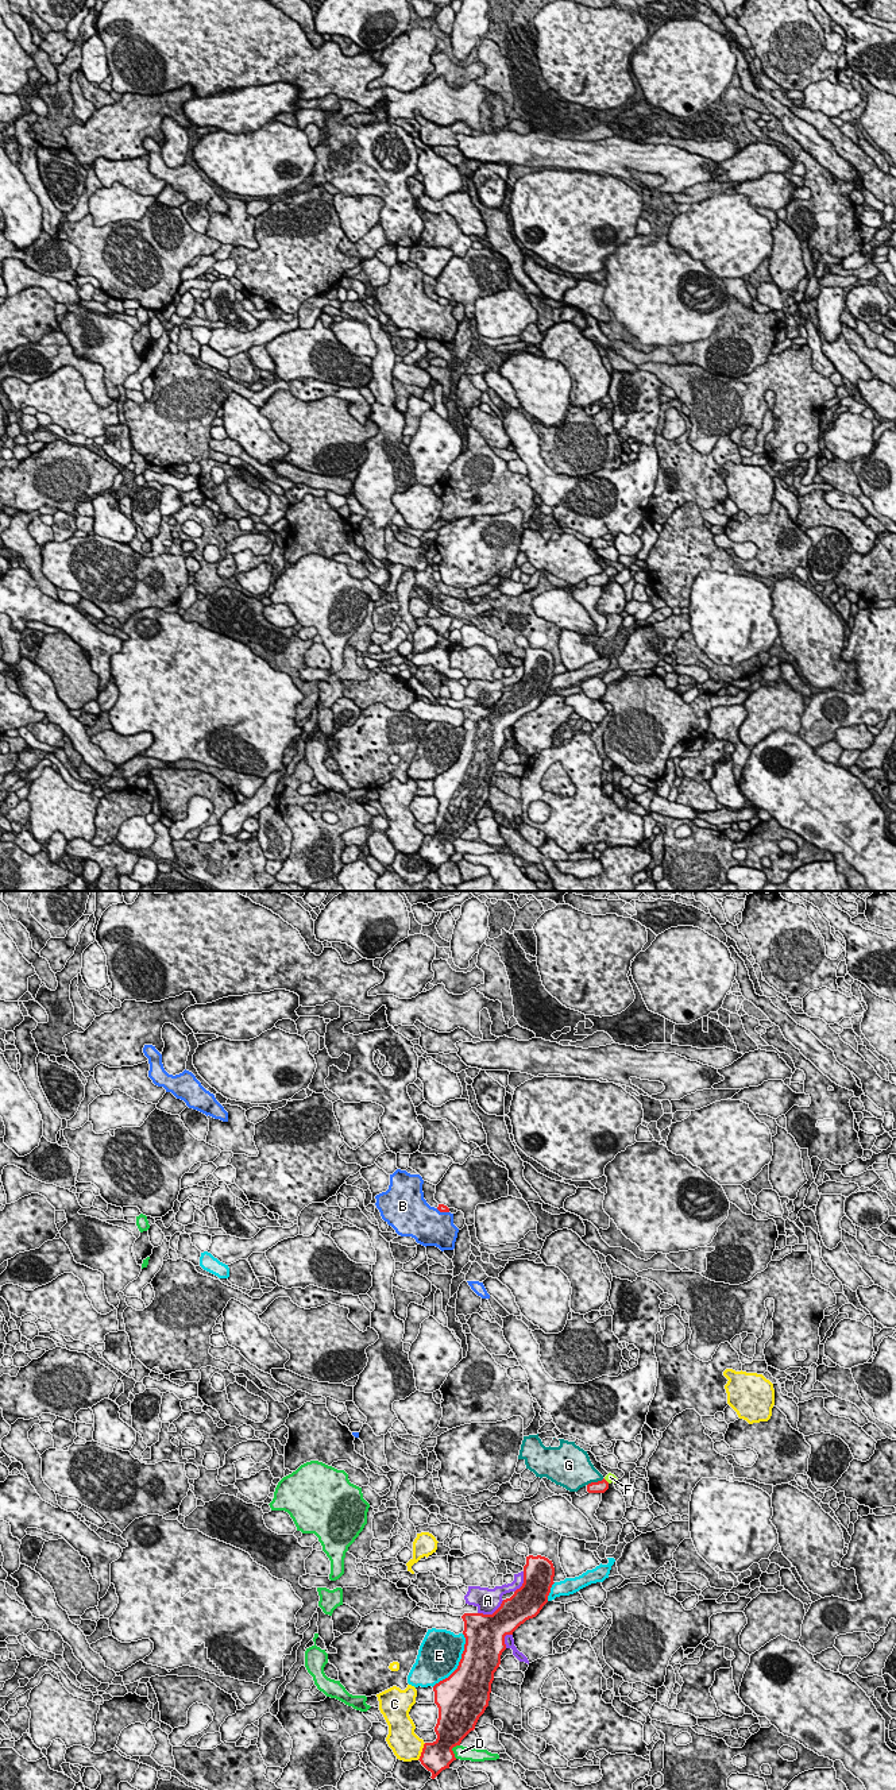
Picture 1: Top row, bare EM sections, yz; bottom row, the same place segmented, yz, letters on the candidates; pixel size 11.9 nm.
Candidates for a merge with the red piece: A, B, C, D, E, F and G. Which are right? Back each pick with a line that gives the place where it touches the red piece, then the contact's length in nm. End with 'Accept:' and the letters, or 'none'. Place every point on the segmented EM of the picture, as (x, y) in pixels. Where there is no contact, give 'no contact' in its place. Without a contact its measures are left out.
F: yz (605, 1480) | 100 nm
Accept: F

